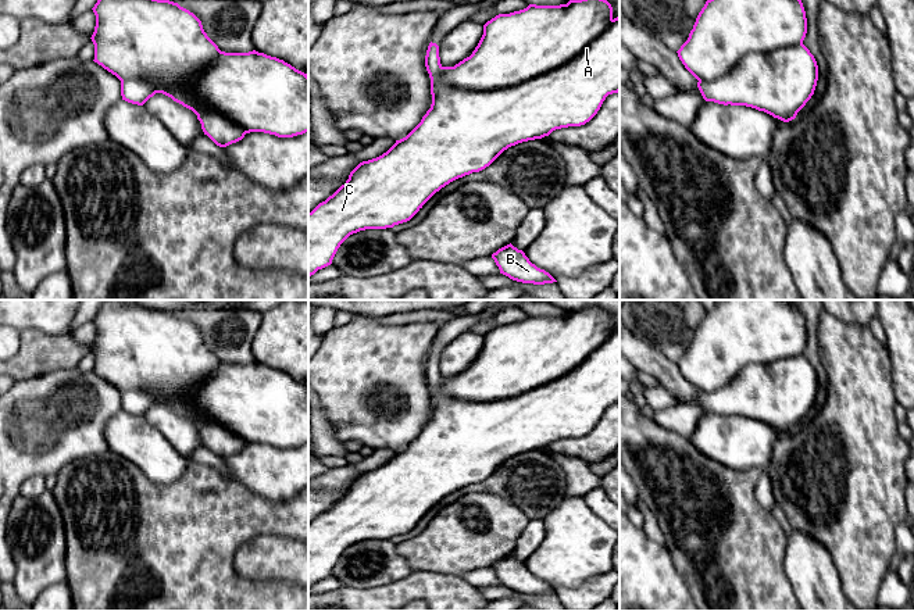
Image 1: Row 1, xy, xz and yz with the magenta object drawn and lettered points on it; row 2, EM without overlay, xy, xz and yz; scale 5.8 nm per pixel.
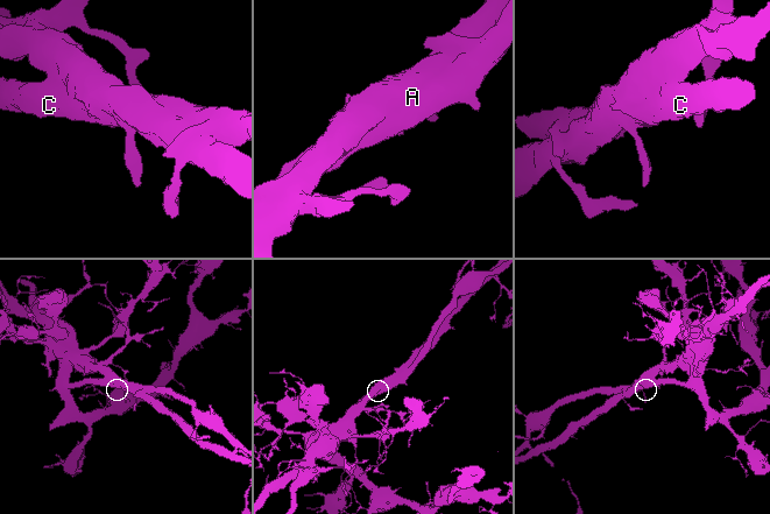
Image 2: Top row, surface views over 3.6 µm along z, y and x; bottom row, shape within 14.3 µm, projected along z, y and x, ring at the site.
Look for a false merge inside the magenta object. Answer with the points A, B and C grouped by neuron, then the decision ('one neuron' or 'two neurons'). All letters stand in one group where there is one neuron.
A C / B | two neurons

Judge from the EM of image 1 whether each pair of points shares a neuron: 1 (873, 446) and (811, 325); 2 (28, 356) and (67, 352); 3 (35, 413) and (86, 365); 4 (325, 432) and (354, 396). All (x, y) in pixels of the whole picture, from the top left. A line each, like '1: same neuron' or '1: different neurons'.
1: different neurons
2: same neuron
3: different neurons
4: different neurons

